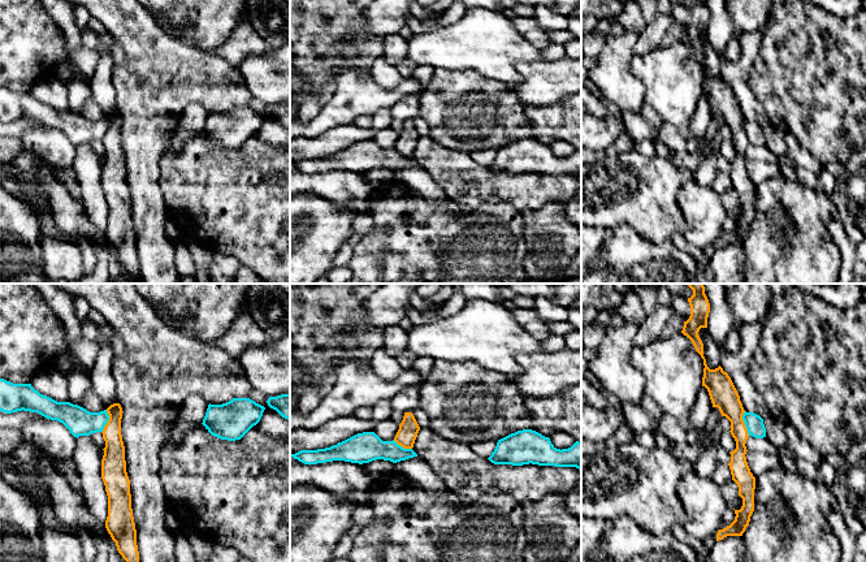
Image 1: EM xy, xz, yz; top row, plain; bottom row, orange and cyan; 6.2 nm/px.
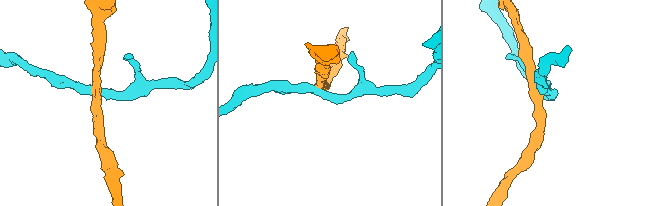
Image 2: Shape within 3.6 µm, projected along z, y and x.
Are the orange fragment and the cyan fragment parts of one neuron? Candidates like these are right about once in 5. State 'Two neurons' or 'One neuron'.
Two neurons

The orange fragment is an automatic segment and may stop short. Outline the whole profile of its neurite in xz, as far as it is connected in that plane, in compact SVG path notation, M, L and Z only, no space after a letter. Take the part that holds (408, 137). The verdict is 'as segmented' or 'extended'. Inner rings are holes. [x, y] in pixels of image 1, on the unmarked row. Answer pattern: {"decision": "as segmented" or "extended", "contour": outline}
{"decision": "as segmented", "contour": "M404 121L403 129L394 146L394 150L404 157L412 157L420 135L412 121Z"}

